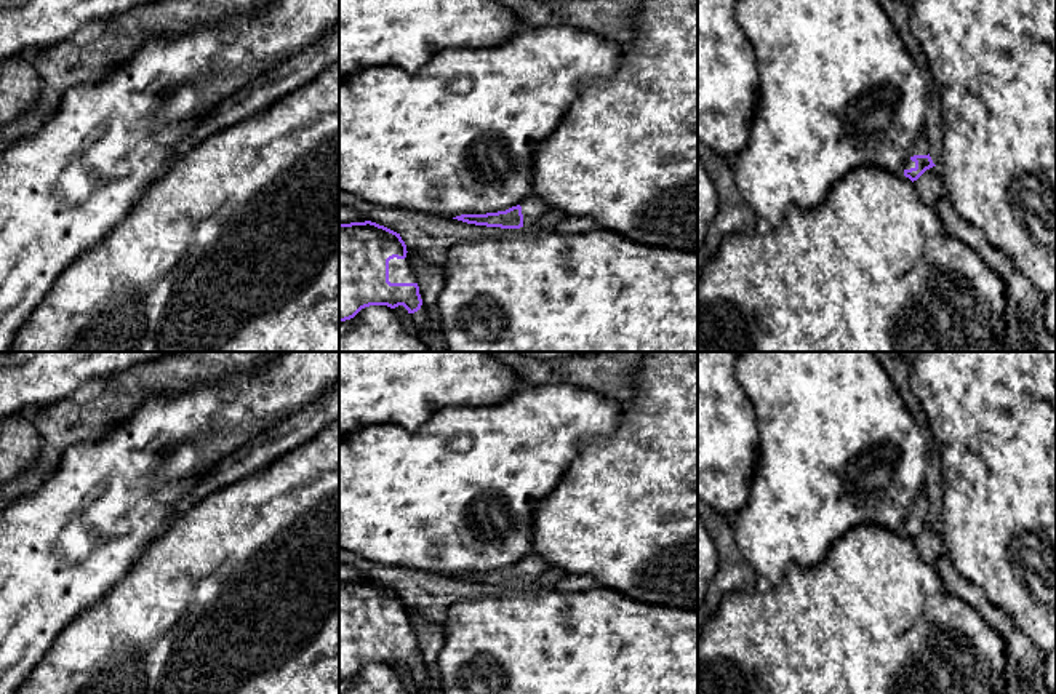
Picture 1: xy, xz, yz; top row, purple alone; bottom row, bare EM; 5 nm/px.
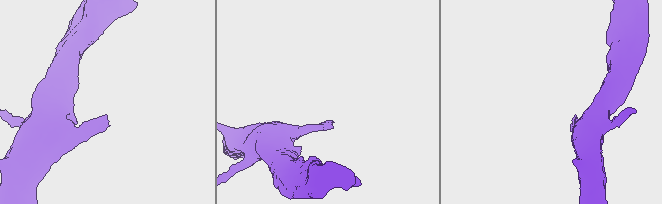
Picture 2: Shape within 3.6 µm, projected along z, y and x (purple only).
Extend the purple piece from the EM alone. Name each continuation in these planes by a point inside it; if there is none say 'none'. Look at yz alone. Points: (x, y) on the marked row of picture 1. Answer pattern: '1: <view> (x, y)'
1: yz (920, 146)

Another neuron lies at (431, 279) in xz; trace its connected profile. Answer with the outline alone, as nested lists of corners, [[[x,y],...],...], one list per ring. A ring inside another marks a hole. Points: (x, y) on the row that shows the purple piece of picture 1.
[[[406,246],[408,256],[411,259],[411,267],[419,286],[419,294],[422,305],[426,307],[426,317],[429,323],[429,331],[422,342],[429,342],[429,352],[445,352],[442,320],[438,317],[438,296],[445,285],[443,269],[427,264],[421,256]]]

